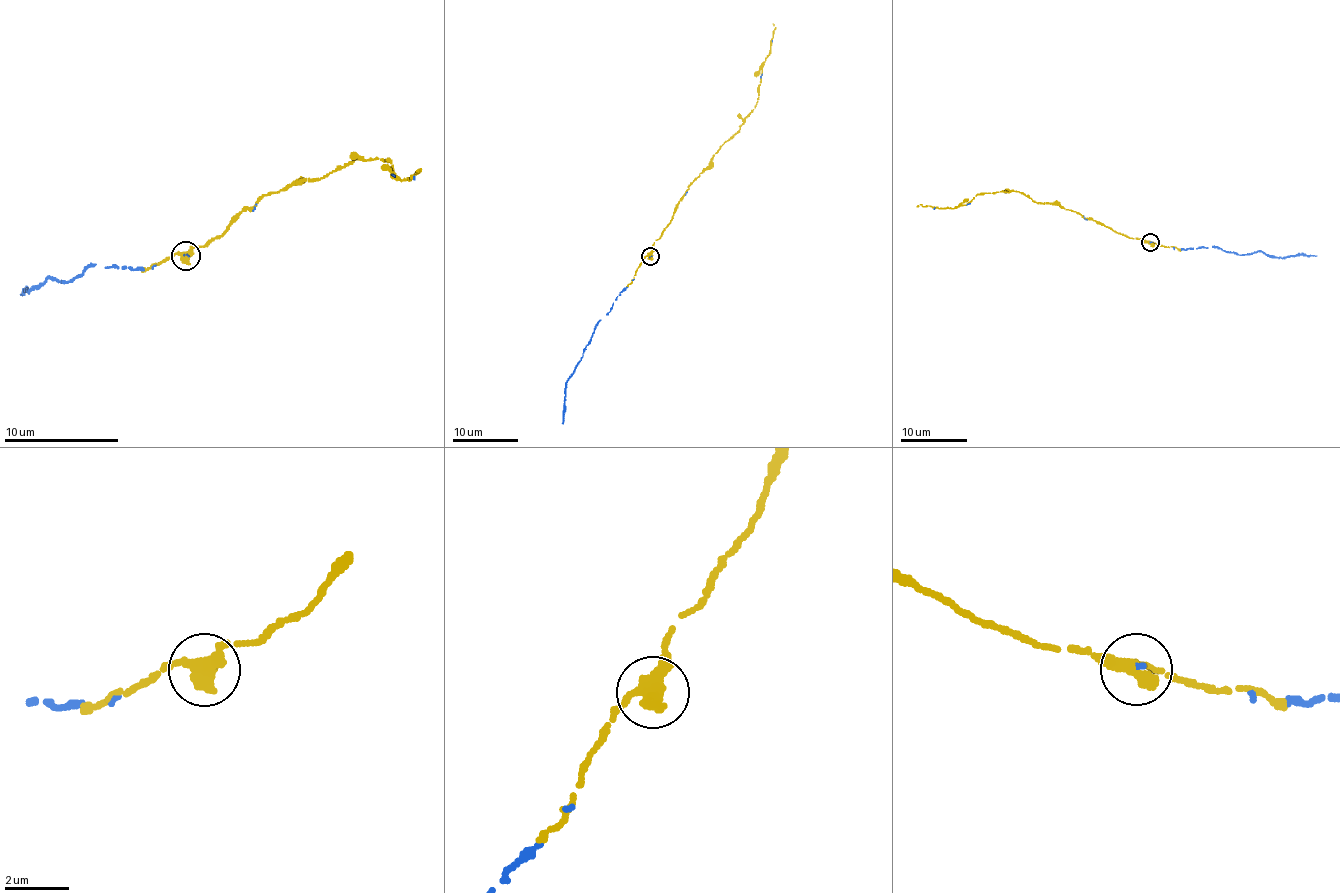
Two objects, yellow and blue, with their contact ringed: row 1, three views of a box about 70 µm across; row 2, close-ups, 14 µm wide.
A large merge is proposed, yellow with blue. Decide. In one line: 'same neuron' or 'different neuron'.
same neuron

